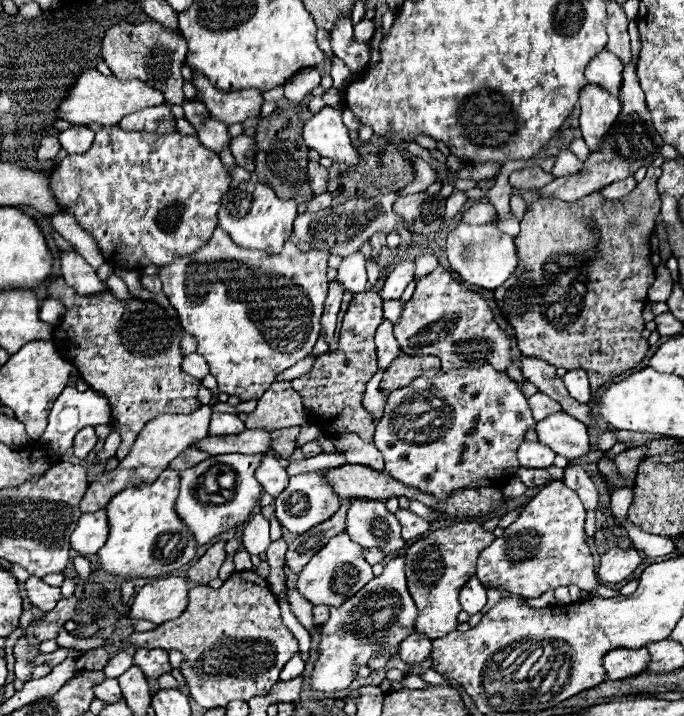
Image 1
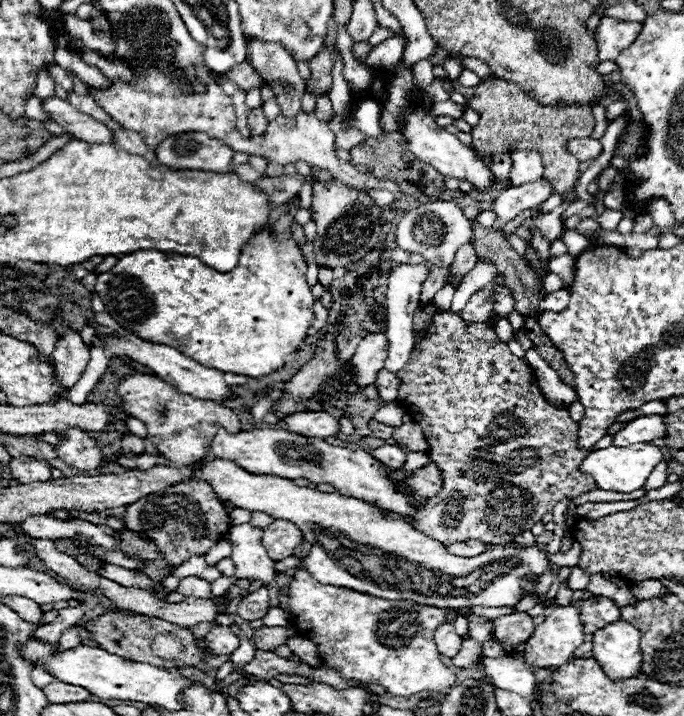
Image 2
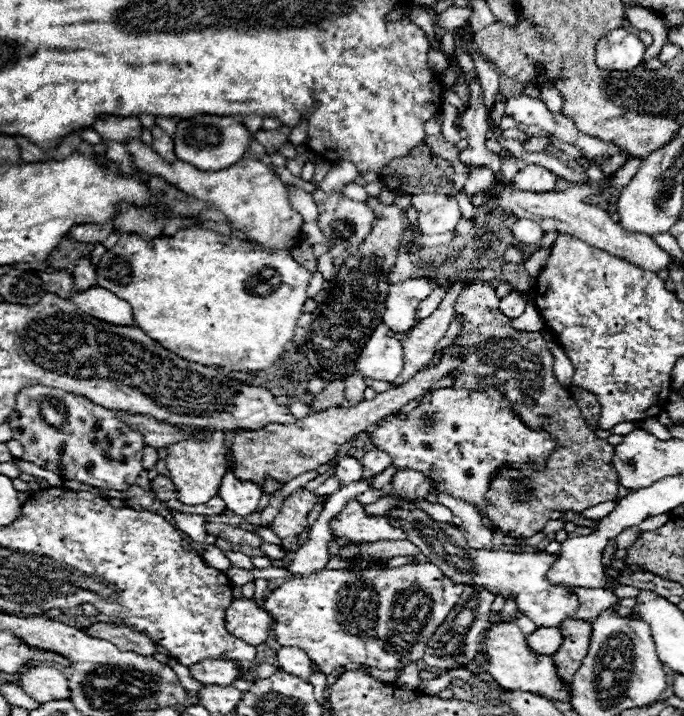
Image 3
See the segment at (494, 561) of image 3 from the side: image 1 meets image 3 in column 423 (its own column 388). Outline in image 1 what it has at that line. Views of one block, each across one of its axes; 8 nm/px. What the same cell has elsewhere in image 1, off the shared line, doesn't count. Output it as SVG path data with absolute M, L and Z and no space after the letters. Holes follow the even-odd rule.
M354 498L346 516L346 532L364 548L378 546L386 554L398 552L406 542L398 538L398 520L386 510L380 500L360 500Z

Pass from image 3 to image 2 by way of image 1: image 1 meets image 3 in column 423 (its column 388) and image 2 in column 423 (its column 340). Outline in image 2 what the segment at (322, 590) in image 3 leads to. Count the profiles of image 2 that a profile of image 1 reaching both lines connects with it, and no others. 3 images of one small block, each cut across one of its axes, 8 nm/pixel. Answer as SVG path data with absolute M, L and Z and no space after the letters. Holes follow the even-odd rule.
M298 570L288 586L290 620L300 628L300 636L312 640L318 646L322 664L340 672L344 678L356 678L362 682L376 682L392 696L412 696L422 690L444 690L454 686L454 672L440 660L440 652L434 642L434 632L448 618L446 610L436 606L420 606L408 600L384 600L364 592L356 592L344 586L324 586L314 580L308 570Z

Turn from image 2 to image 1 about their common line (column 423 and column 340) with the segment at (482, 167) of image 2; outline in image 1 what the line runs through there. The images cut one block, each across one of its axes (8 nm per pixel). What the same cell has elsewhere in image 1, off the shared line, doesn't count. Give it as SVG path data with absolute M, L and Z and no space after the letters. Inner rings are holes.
M324 106L304 124L304 140L308 148L316 150L334 162L356 164L358 152L352 148L348 128L342 124L342 110Z

